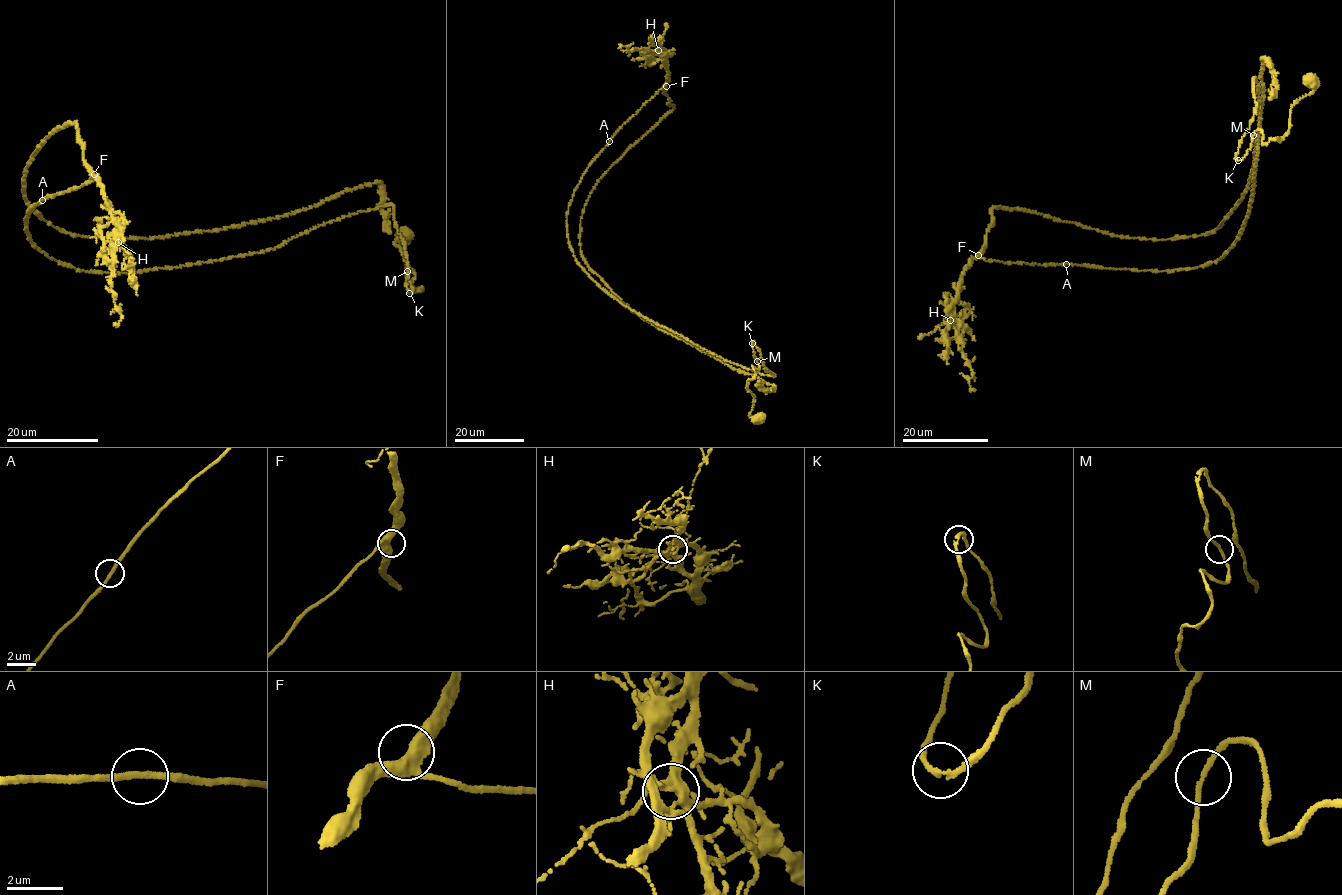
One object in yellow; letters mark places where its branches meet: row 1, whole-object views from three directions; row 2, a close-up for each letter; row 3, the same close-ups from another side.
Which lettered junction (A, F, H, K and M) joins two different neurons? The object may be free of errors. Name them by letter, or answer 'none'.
none

